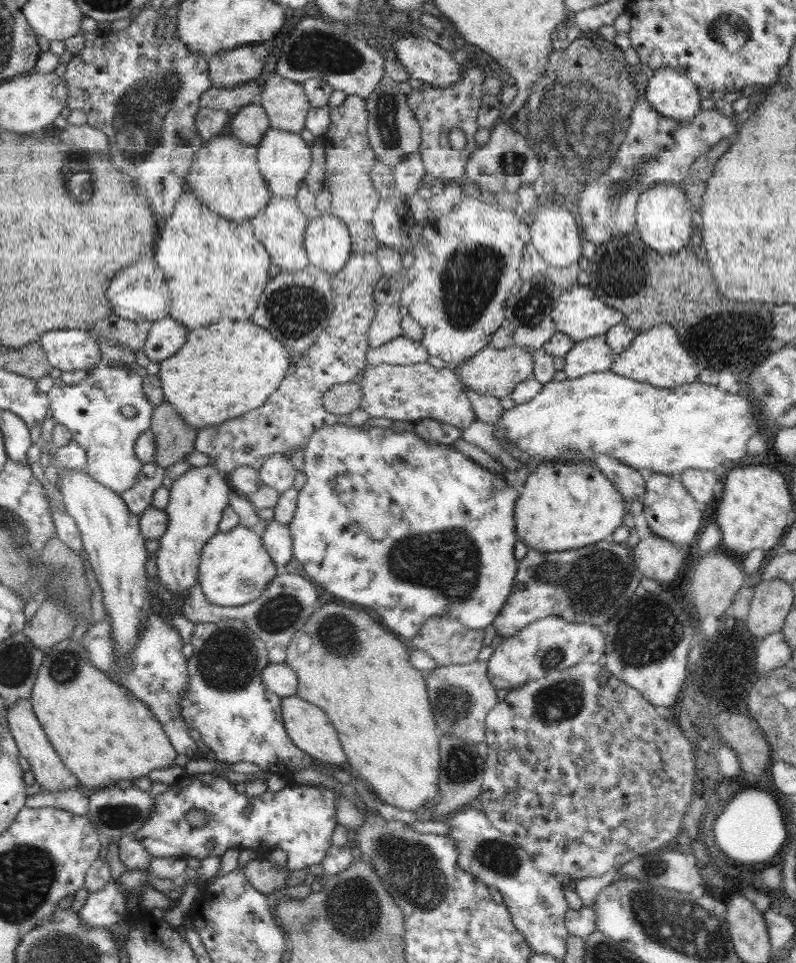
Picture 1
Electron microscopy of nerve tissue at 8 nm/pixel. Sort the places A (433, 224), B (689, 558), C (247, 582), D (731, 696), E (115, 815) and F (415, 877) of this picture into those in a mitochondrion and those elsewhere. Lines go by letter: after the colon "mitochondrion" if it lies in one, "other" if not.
A: other
B: other
C: mitochondrion
D: other
E: mitochondrion
F: mitochondrion

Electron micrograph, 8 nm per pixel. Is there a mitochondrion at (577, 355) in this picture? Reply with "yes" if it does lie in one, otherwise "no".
no

